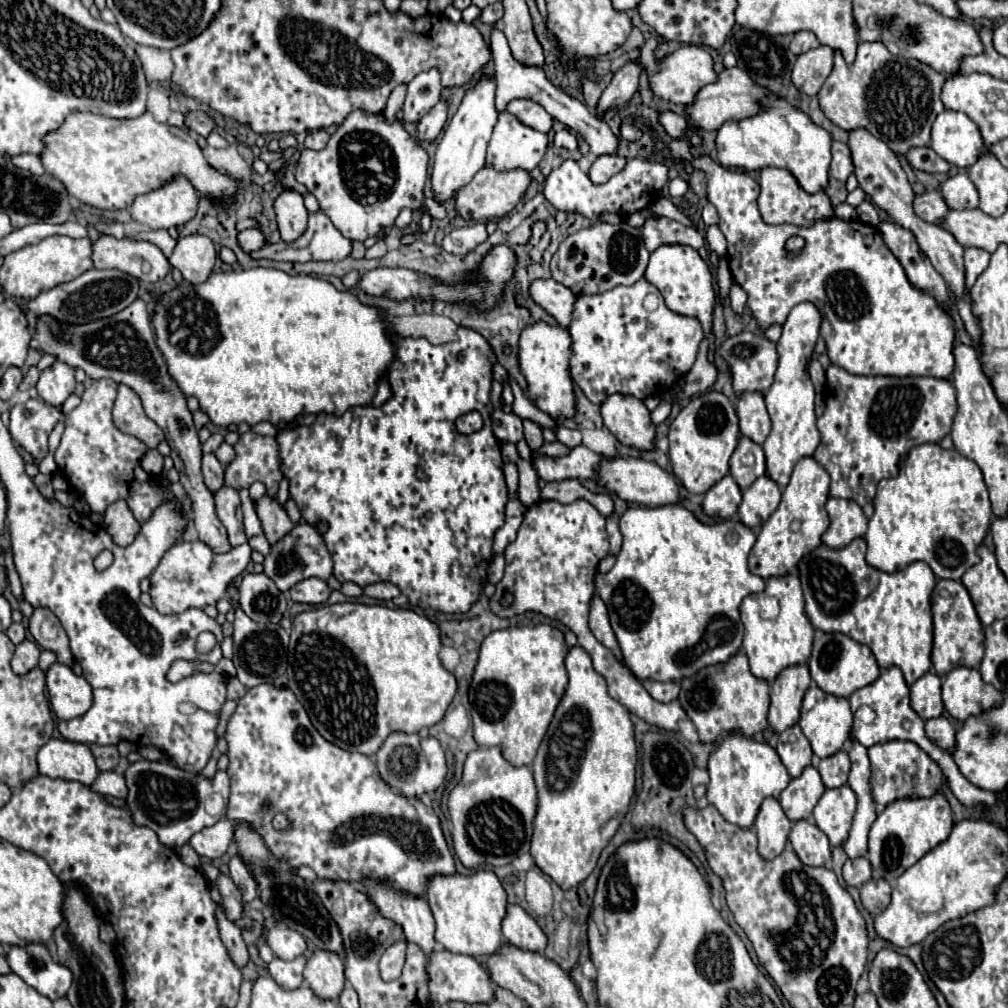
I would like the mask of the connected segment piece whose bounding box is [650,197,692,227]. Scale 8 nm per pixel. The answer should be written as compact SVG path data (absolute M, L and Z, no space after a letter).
M660 197L660 199L656 199L652 205L650 205L650 211L652 213L656 213L656 215L660 215L660 217L668 217L668 219L676 219L676 221L680 221L680 223L692 227L692 222L684 213L680 213L678 211L678 207L674 207L672 205L672 201L670 199L666 199L666 197Z

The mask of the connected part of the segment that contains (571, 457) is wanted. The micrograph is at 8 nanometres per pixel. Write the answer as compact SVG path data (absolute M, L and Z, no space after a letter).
M584 445L574 447L564 457L536 455L530 459L536 475L542 481L564 481L564 479L594 479L594 471L602 457Z

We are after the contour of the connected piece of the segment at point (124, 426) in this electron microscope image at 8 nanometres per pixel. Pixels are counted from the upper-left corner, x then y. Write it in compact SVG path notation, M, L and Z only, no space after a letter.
M126 385L118 387L118 397L112 415L114 415L114 425L122 433L140 439L148 449L158 447L158 443L164 439L162 429L152 419L146 417L140 397Z

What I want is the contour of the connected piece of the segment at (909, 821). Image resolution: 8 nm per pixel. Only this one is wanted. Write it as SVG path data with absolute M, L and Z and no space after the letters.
M942 793L930 799L902 799L890 803L872 823L868 837L868 861L874 877L894 883L928 851L944 843L952 831L952 811Z

